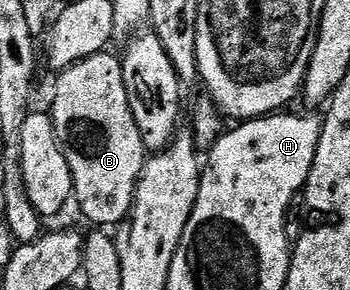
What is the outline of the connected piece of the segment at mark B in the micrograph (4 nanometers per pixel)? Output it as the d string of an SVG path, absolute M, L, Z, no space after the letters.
M107 50L98 52L95 56L79 60L76 64L62 69L56 75L59 77L55 80L55 89L51 92L51 108L49 107L51 125L59 149L61 154L65 154L65 162L69 166L74 203L79 203L84 218L92 220L95 226L115 226L127 216L135 193L135 184L139 181L139 171L145 163L143 139L137 130L137 122L133 122L129 98L125 98L121 60L118 55L110 56L109 53Z

